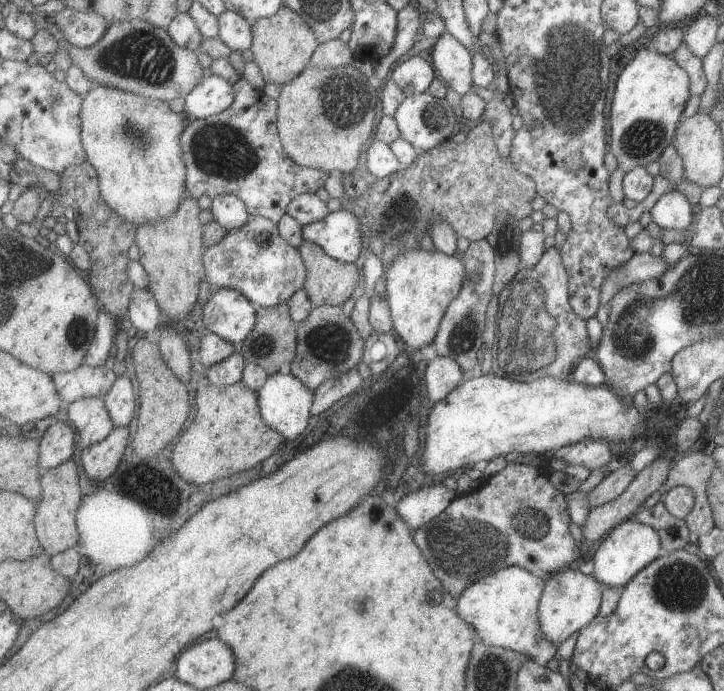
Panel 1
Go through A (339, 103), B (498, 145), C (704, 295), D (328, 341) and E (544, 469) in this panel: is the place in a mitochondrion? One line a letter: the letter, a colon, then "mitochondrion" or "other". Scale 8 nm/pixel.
A: mitochondrion
B: other
C: mitochondrion
D: mitochondrion
E: other

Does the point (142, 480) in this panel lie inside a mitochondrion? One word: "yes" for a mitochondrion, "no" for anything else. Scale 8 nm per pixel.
no

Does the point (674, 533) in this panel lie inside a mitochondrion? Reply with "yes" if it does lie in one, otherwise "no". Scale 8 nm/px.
no

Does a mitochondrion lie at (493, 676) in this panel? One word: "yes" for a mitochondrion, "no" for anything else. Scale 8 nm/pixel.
yes

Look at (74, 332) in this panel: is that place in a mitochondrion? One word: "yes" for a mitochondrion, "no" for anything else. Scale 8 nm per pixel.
yes

